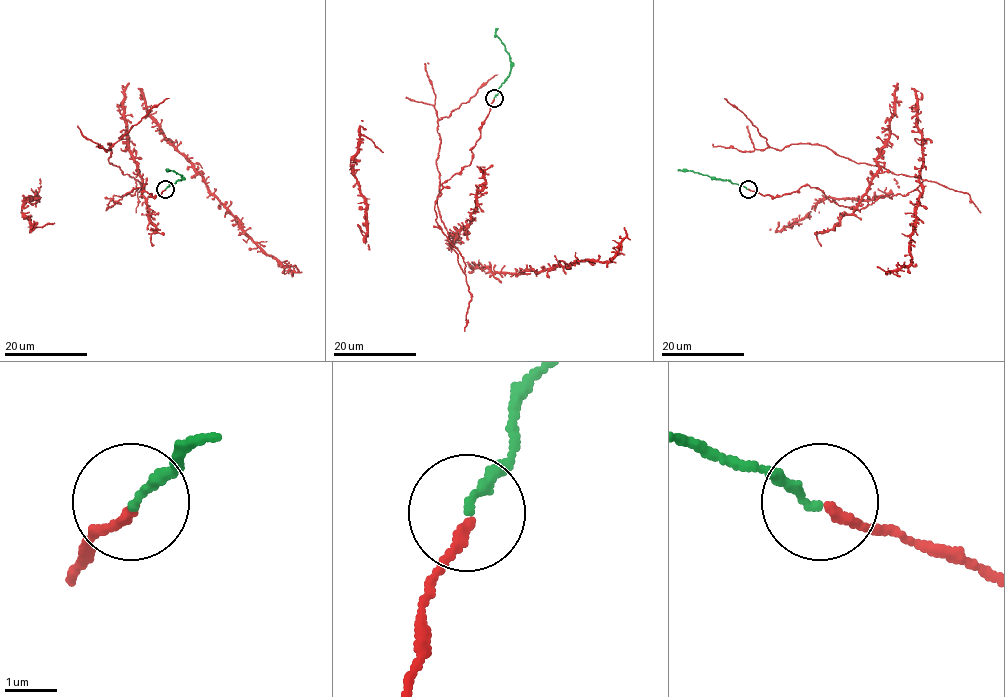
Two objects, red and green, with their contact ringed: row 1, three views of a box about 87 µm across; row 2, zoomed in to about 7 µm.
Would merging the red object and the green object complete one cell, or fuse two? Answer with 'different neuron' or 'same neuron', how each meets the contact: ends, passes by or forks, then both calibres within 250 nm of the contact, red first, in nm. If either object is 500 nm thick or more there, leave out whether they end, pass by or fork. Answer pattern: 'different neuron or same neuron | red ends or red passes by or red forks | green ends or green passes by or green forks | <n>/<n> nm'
same neuron | red ends | green ends | 180/160 nm

